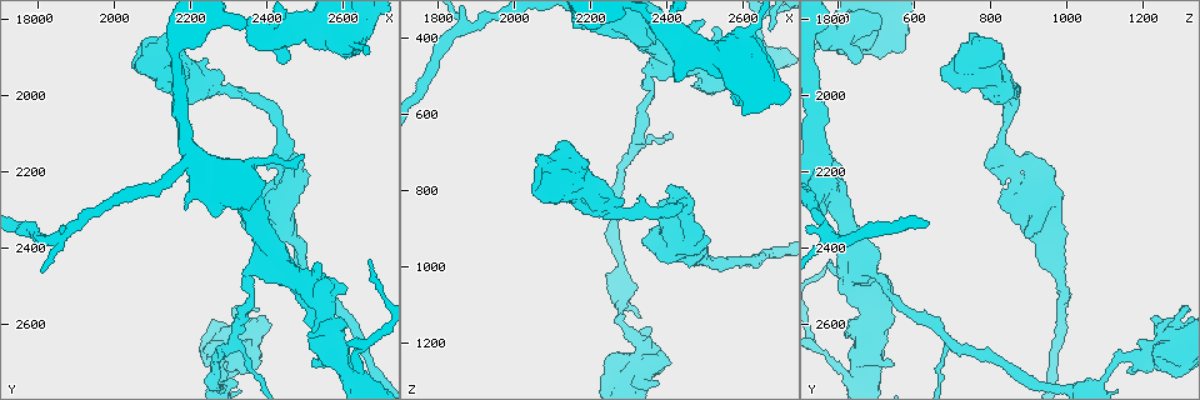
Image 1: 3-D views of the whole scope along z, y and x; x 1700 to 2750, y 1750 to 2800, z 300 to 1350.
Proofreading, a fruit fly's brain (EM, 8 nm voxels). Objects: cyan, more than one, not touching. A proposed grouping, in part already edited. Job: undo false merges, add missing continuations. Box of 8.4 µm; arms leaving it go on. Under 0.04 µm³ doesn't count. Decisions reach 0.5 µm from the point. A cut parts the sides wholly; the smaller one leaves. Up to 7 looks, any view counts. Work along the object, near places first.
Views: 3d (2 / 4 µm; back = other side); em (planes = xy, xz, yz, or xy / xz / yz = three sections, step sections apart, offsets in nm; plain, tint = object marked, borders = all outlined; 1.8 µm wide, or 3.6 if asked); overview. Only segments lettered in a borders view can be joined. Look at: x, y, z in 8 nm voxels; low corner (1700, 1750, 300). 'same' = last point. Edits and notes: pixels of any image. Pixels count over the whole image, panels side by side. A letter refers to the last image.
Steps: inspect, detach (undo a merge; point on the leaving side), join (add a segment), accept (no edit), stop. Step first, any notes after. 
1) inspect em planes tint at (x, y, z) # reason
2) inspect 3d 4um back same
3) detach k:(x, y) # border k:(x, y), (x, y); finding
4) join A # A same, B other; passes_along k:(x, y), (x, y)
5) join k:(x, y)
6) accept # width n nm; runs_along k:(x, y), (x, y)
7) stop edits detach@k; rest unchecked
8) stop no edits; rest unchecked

inspect 3d 2um at (2375, 2590, 1220) # thick end

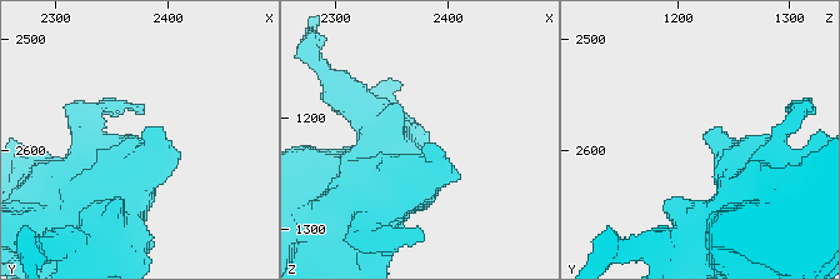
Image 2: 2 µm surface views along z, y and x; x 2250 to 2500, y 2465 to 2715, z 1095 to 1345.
inspect em planes tint at (2374, 2588, 1226)

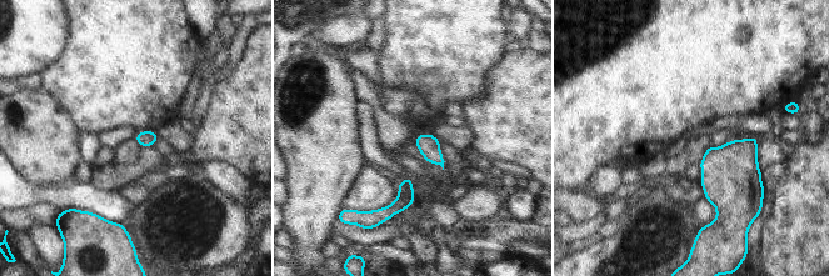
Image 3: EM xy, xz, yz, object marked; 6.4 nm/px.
inspect em planes borders same

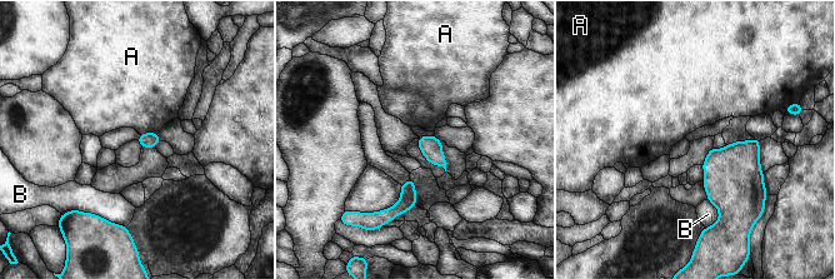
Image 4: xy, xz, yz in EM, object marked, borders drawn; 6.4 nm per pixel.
accept # A other, B other; border 4:(158, 131), (139, 134); none of them fits

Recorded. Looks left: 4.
inspect em planes borders at (2320, 2640, 685) # calibre changes

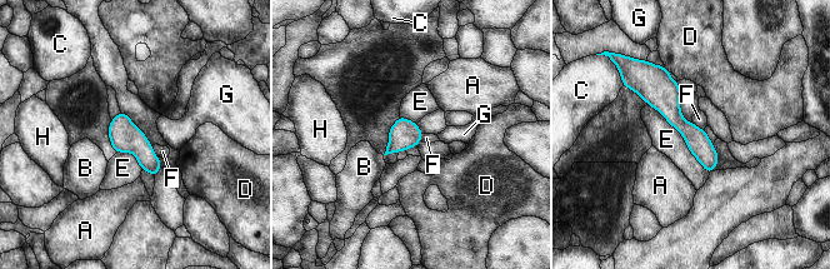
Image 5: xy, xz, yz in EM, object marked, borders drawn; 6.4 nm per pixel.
accept # A other, B other, C other, D other, E other, F other, G other, H other; runs_along 5:(653, 69), (655, 86), (709, 168); continuous, no second neuron

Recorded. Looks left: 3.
inspect 3d 2um at (2135, 1935, 680) # free end

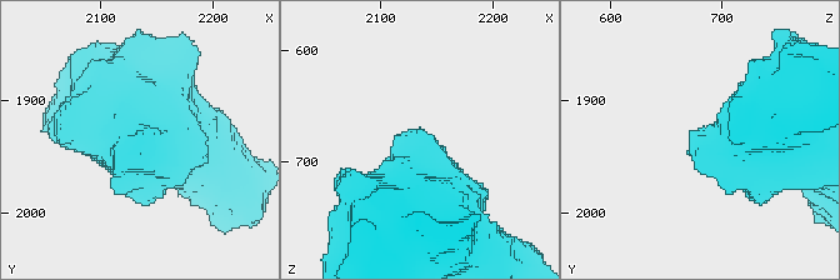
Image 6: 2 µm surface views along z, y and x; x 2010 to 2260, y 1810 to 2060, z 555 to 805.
inspect em planes borders at (2140, 1934, 672) # need the tissue

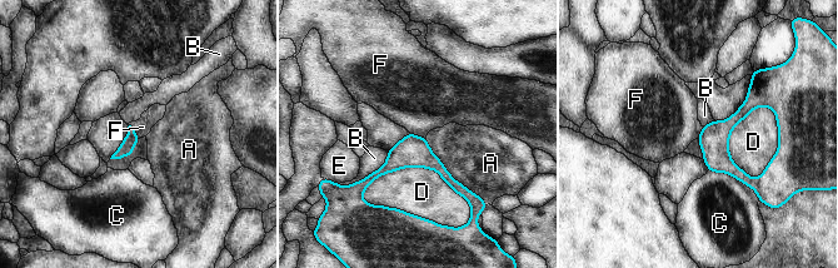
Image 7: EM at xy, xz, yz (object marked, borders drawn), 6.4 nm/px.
accept # A other, B other, C other, D other, E other, F other; runs_along 7:(362, 183), (428, 159), (465, 193); no lettered segment goes on from it

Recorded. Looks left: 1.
stop no edits; rest unchecked

